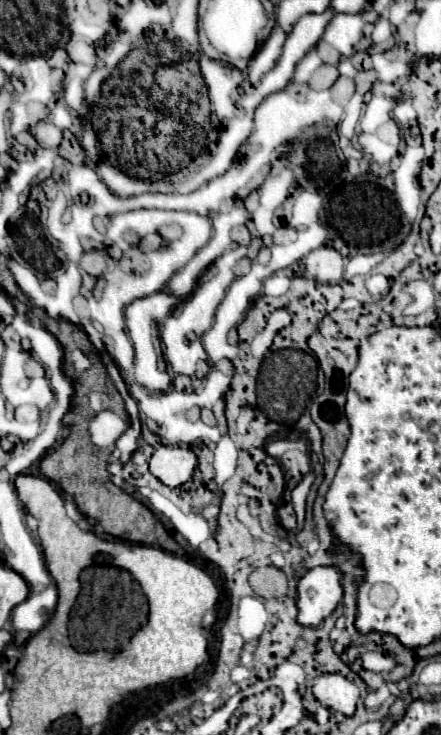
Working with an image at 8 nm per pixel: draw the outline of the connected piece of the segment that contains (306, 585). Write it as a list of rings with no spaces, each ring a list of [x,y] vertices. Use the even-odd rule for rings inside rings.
[[[320,565],[298,583],[298,623],[314,627],[324,621],[342,601],[342,571],[334,565]]]

